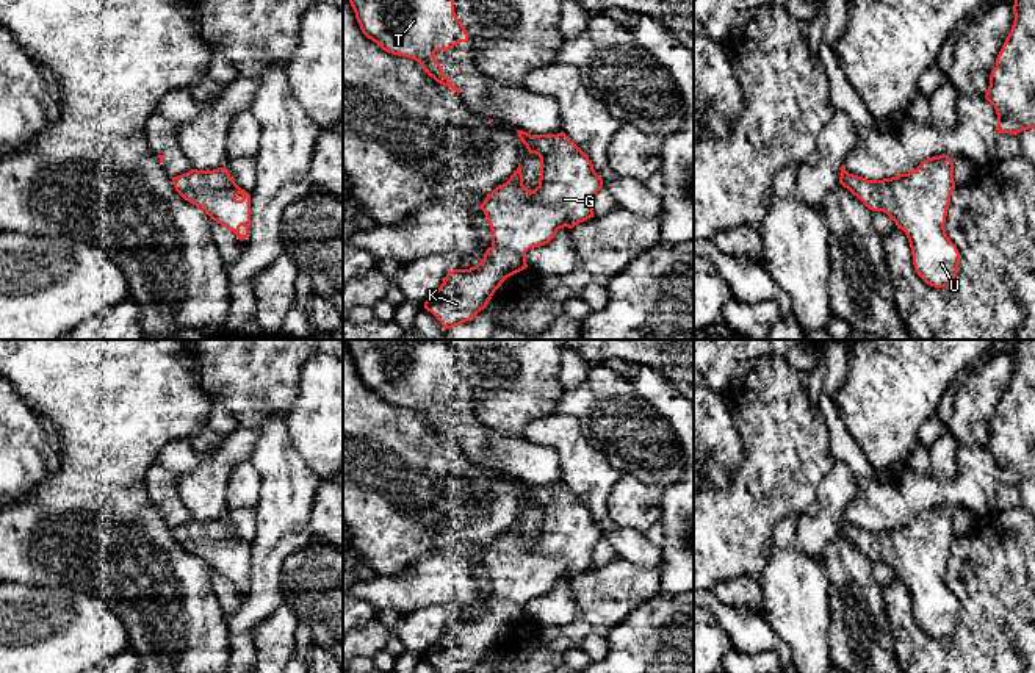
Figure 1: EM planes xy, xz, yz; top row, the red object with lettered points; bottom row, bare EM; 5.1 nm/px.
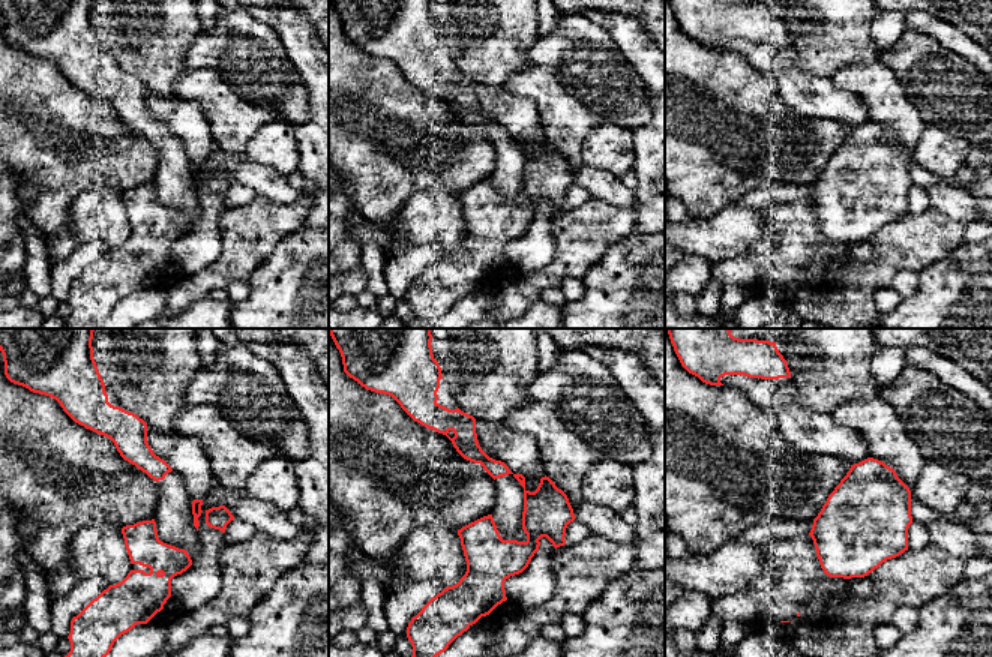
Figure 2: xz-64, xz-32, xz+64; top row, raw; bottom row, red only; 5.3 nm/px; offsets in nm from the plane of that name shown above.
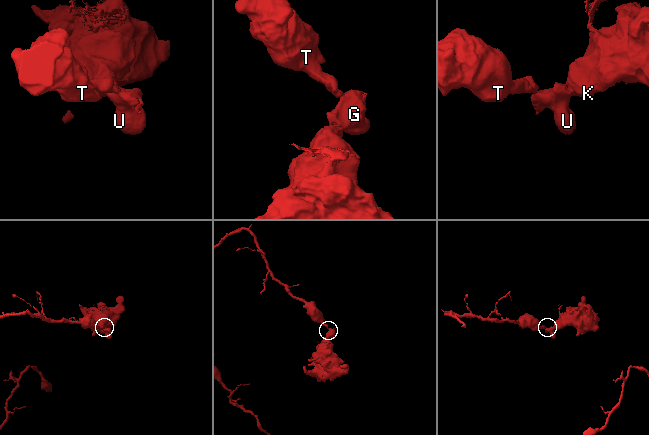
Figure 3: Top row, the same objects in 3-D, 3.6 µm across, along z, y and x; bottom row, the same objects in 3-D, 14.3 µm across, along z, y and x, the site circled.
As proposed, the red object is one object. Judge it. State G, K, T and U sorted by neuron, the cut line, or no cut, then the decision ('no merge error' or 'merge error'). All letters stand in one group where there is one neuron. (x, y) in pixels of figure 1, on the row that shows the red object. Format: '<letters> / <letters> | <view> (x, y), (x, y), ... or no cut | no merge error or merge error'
G K U / T | xz (531, 136), (525, 144) | merge error

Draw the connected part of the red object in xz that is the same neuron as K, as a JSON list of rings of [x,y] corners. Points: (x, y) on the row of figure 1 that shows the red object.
[[[564,133],[532,135],[525,144],[529,153],[540,158],[539,186],[531,191],[523,185],[521,166],[510,178],[496,186],[481,203],[492,230],[492,246],[484,260],[470,269],[453,269],[440,288],[427,297],[424,308],[446,329],[473,319],[484,310],[501,283],[528,268],[526,252],[548,244],[559,229],[573,229],[593,218],[593,197],[603,188],[589,157]]]

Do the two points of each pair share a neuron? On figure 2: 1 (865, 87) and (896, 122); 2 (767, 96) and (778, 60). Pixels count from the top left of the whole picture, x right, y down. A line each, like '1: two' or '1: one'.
1: one
2: two

